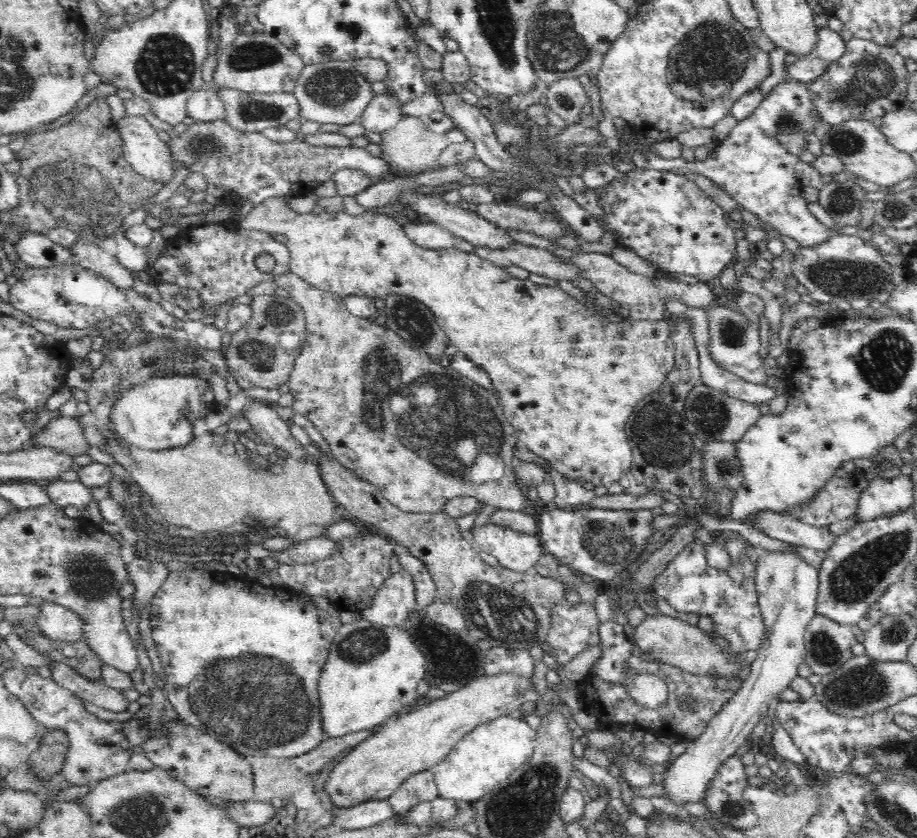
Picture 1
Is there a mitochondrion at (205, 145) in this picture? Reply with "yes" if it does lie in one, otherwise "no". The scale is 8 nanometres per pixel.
yes

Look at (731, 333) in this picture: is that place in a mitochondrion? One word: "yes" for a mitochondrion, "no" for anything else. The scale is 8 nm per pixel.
yes

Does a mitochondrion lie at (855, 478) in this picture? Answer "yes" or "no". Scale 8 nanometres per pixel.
no

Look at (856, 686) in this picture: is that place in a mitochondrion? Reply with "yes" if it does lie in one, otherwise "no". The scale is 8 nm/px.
yes

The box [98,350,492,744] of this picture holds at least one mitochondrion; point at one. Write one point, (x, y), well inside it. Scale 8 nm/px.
(359, 647)

